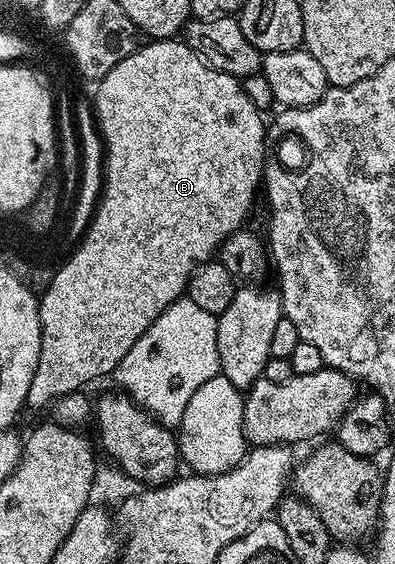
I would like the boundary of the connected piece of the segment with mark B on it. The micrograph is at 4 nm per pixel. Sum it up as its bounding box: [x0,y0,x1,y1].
[25,39,268,410]

